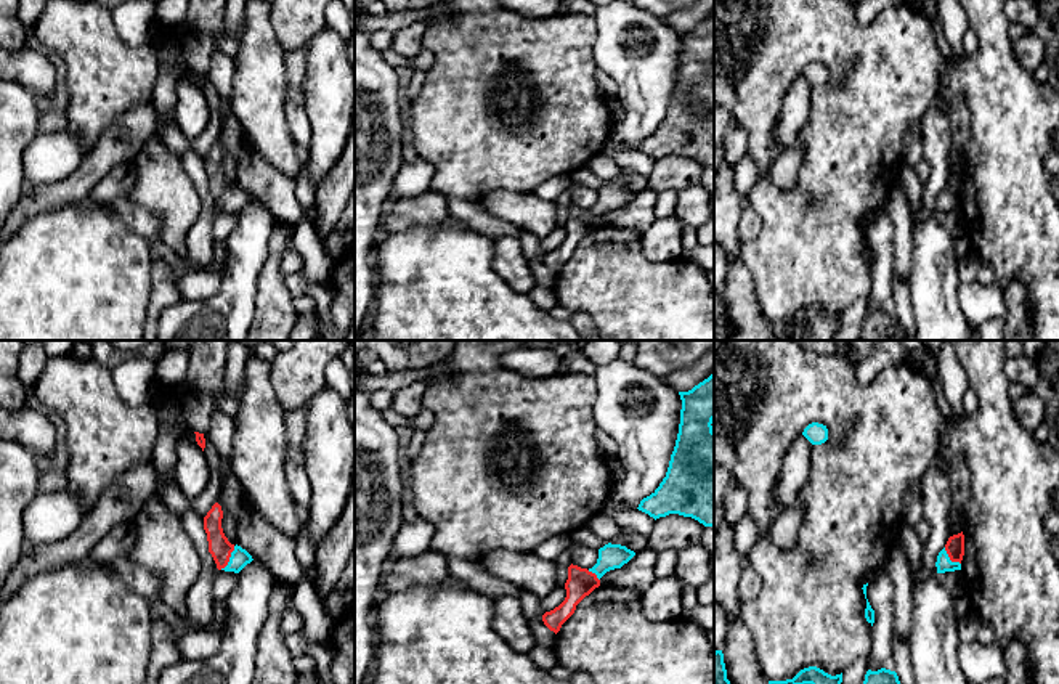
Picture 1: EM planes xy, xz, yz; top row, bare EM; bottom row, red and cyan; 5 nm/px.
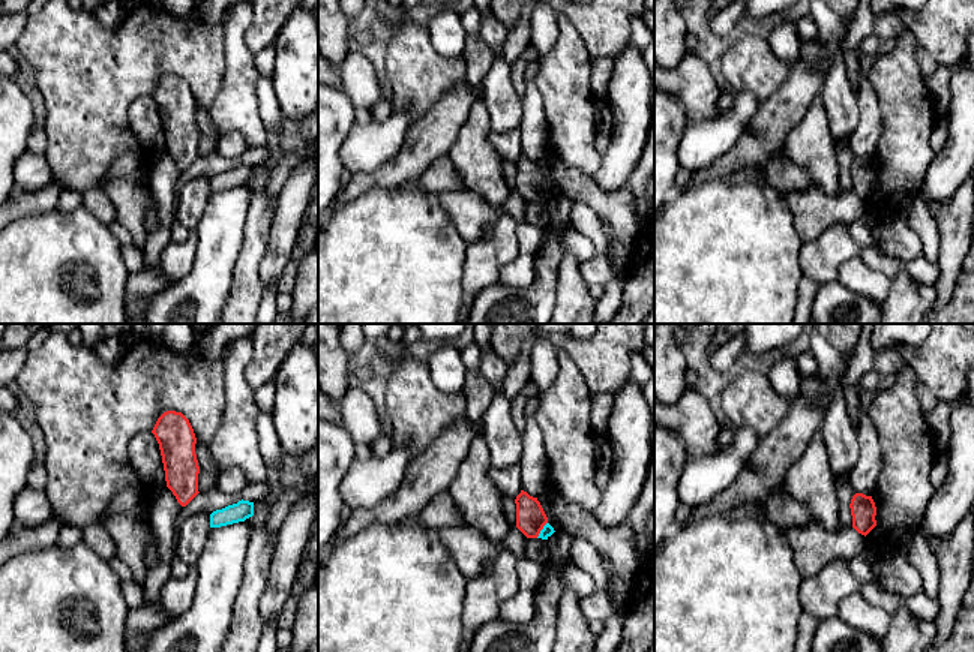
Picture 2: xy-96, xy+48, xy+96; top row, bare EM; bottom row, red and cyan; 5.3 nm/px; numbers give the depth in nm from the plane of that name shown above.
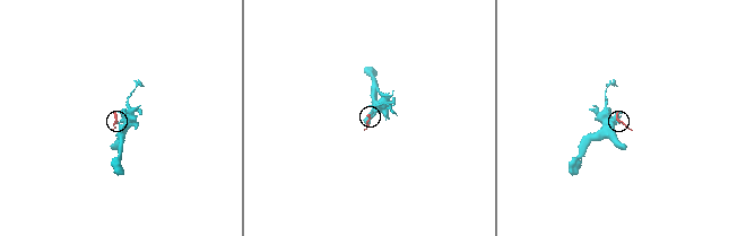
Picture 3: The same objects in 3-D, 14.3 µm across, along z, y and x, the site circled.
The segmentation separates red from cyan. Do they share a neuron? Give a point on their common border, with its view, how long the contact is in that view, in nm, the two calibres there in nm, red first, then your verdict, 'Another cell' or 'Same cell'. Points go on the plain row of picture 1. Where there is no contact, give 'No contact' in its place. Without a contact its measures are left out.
Touches red at xy (228, 199). Shared border 140 nm. Thickness 110 nm (red) against 100 nm. Same cell

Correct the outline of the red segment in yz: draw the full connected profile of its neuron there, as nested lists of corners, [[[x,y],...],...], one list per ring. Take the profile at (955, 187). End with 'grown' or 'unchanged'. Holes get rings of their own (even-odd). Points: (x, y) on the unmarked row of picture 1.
[[[963,172],[948,178],[945,188],[937,196],[937,214],[961,210],[964,196],[964,175]]] | grown

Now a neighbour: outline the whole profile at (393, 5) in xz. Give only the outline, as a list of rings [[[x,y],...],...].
[[[382,0],[390,11],[420,10],[441,0]]]

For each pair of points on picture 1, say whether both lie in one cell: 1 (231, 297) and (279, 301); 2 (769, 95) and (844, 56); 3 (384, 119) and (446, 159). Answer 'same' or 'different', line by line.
1: different
2: same
3: different

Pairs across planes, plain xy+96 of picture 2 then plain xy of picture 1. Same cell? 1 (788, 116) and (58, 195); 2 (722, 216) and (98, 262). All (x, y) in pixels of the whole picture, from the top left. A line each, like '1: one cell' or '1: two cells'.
1: one cell
2: one cell

